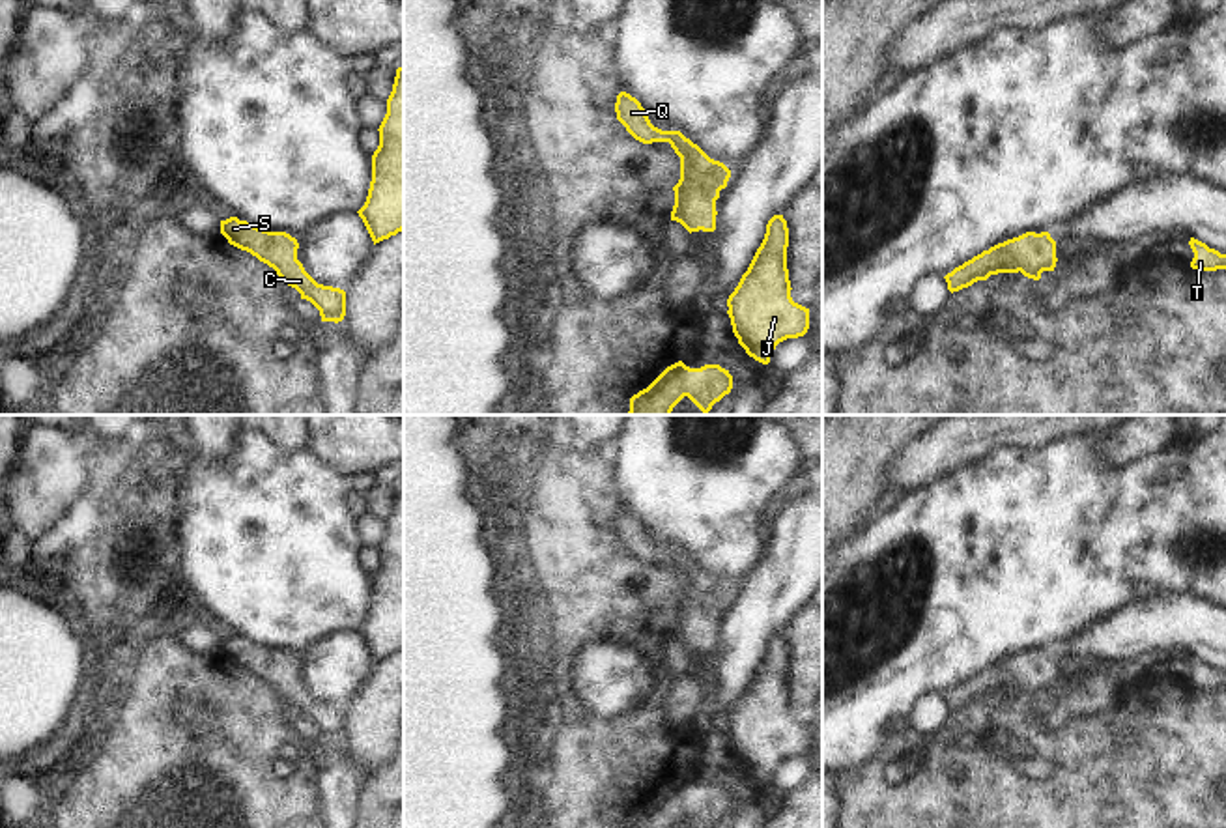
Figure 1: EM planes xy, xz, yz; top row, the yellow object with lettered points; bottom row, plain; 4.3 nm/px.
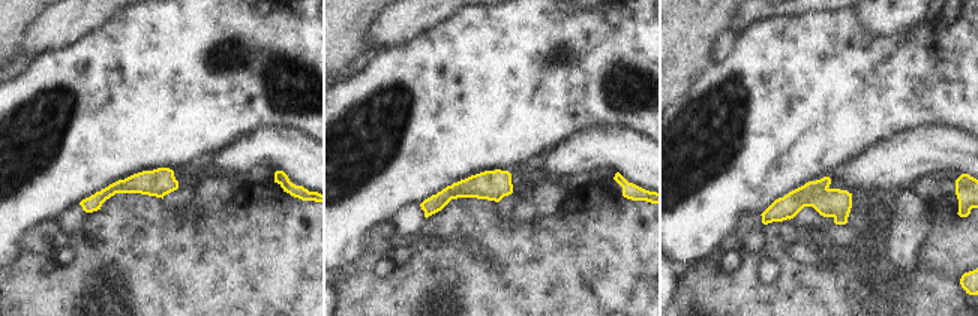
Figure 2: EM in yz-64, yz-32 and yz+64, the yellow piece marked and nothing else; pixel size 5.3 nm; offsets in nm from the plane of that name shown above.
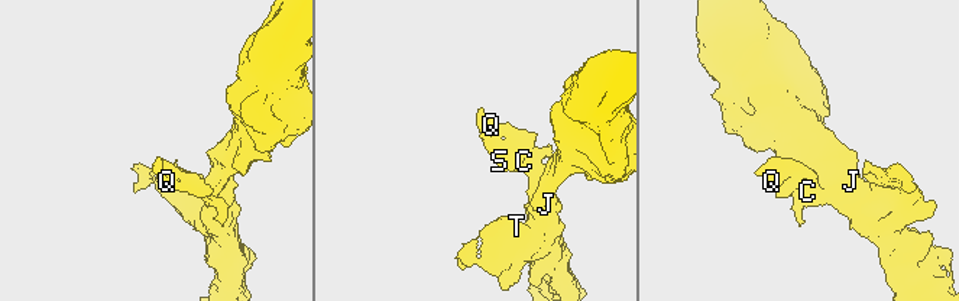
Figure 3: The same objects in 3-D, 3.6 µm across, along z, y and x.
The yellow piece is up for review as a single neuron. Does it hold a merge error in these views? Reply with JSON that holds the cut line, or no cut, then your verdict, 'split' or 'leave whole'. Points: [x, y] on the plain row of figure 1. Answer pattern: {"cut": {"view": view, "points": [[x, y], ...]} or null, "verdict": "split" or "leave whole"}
{"cut": null, "verdict": "leave whole"}

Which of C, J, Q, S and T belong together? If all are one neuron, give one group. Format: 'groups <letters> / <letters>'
groups C J Q S T

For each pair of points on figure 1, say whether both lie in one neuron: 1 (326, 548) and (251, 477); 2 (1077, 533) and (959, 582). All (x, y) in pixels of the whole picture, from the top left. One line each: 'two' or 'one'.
1: one
2: one

